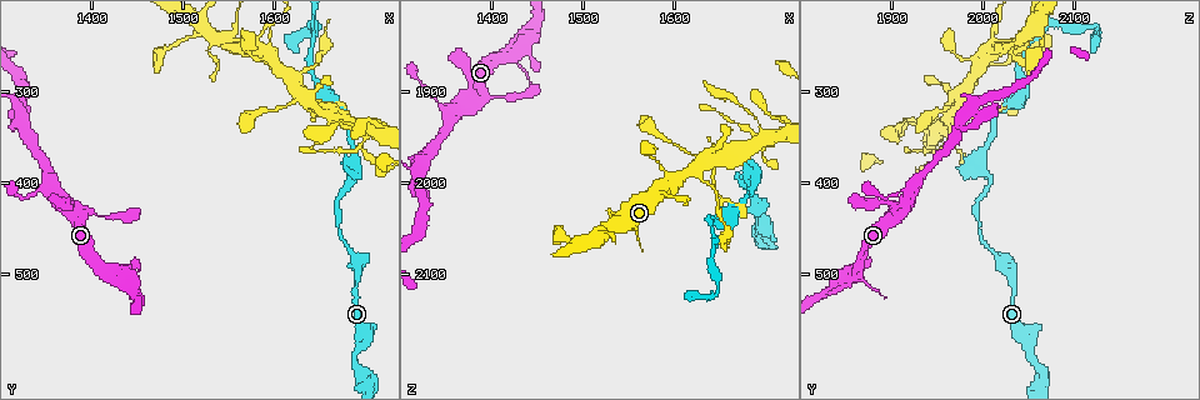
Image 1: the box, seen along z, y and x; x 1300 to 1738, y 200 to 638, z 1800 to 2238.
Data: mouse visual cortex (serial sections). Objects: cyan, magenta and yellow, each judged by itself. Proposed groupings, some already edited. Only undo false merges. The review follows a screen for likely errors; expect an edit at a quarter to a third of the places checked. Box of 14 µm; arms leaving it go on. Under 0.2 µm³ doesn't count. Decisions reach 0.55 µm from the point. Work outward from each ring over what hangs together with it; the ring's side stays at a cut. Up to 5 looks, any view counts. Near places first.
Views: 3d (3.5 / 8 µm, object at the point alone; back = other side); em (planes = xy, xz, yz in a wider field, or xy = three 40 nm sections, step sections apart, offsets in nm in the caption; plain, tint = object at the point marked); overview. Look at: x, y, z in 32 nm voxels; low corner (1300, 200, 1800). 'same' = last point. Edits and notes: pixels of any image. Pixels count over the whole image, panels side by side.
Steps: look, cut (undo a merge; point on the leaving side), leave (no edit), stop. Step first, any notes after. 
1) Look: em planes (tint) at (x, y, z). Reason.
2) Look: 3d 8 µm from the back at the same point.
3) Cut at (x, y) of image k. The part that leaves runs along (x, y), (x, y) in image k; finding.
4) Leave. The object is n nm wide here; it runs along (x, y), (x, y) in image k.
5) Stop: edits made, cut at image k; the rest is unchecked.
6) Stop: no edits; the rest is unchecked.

Look: 3d 3.5 µm at (1585, 240, 2010). Thick turns thin.

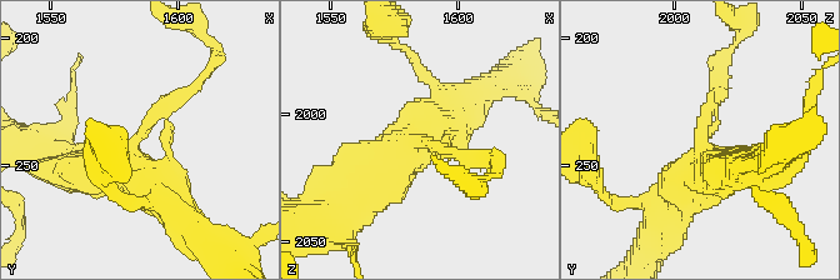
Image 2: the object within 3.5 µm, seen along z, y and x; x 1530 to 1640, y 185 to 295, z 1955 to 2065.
Look: em xy step 5 (tint) at (1585, 238, 2012). 3 arms meet here; the arms are 200, 500, 600 nm wide.

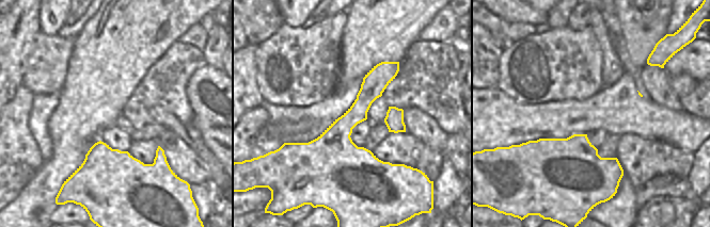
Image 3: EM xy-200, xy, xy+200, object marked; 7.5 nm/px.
Leave. It runs along (396, 64), (344, 125), (344, 185) in image 3; all the same cell.

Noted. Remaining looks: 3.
Look: 3d 3.5 µm at (1690, 380, 1995). Sharp bend.

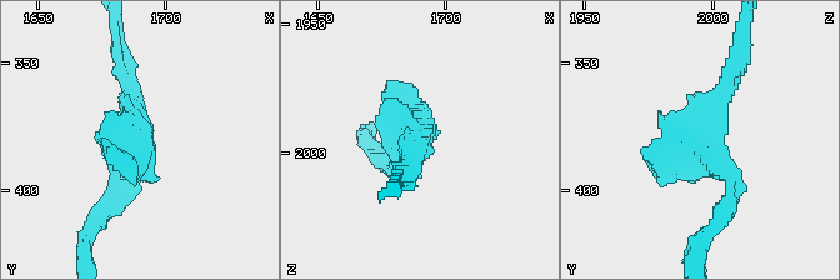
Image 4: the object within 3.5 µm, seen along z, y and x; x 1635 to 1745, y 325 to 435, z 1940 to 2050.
Look: em xy step 2 (tint) at (1688, 381, 1992). Need the tissue.

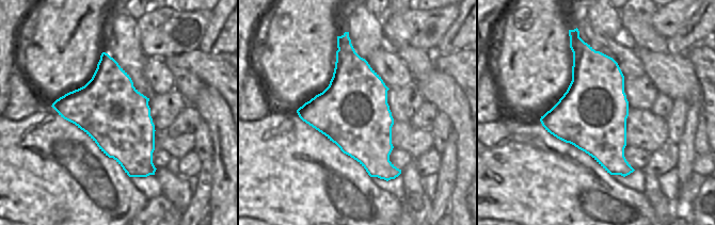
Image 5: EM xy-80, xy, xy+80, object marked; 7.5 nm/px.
Leave. It runs along (726, 203), (733, 180), (695, 134), (736, 69) in image 4; all the same cell.

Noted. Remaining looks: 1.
Stop: no edits; the rest is unchecked.

